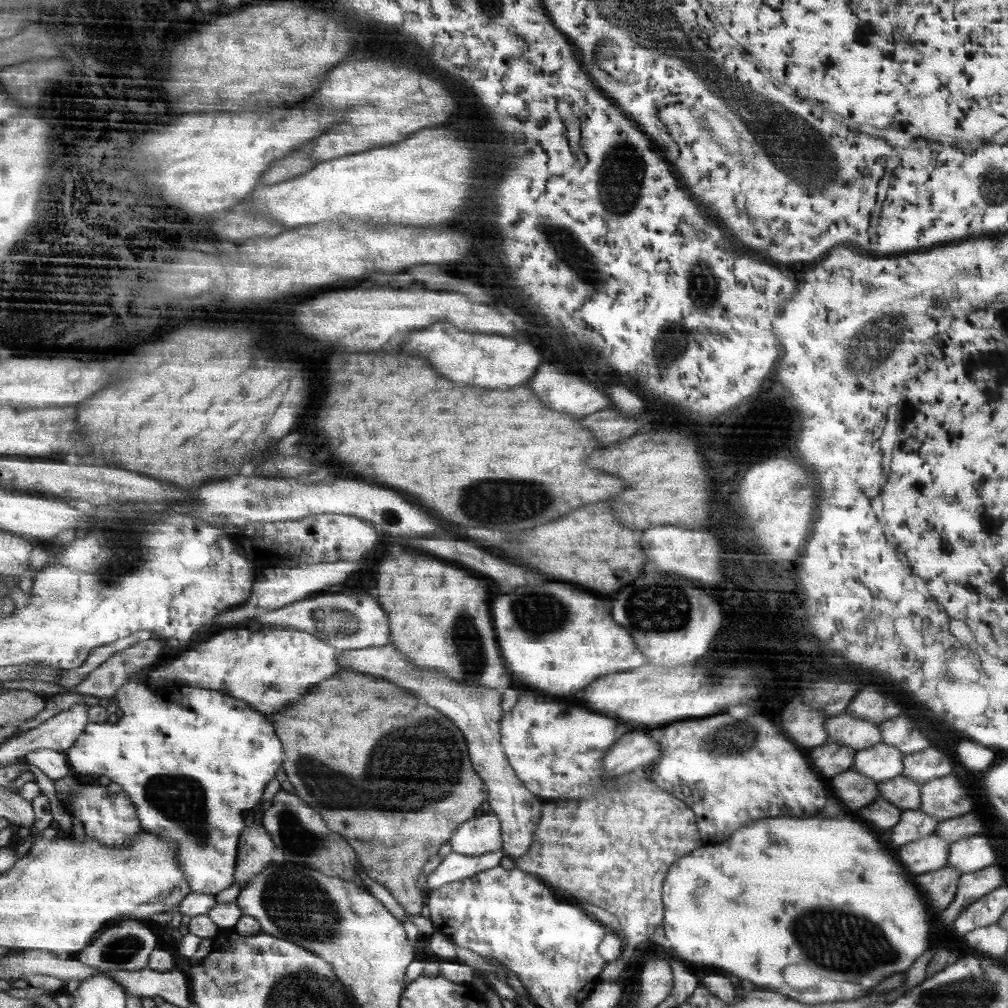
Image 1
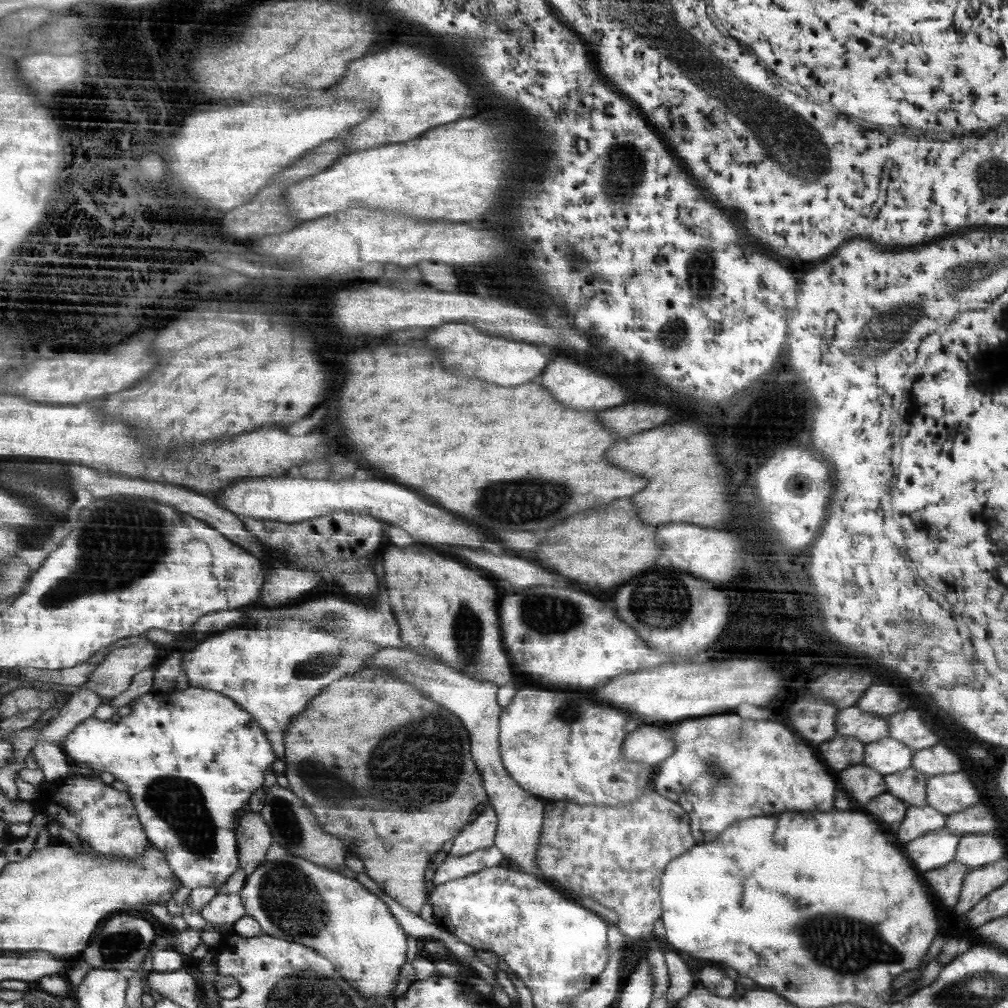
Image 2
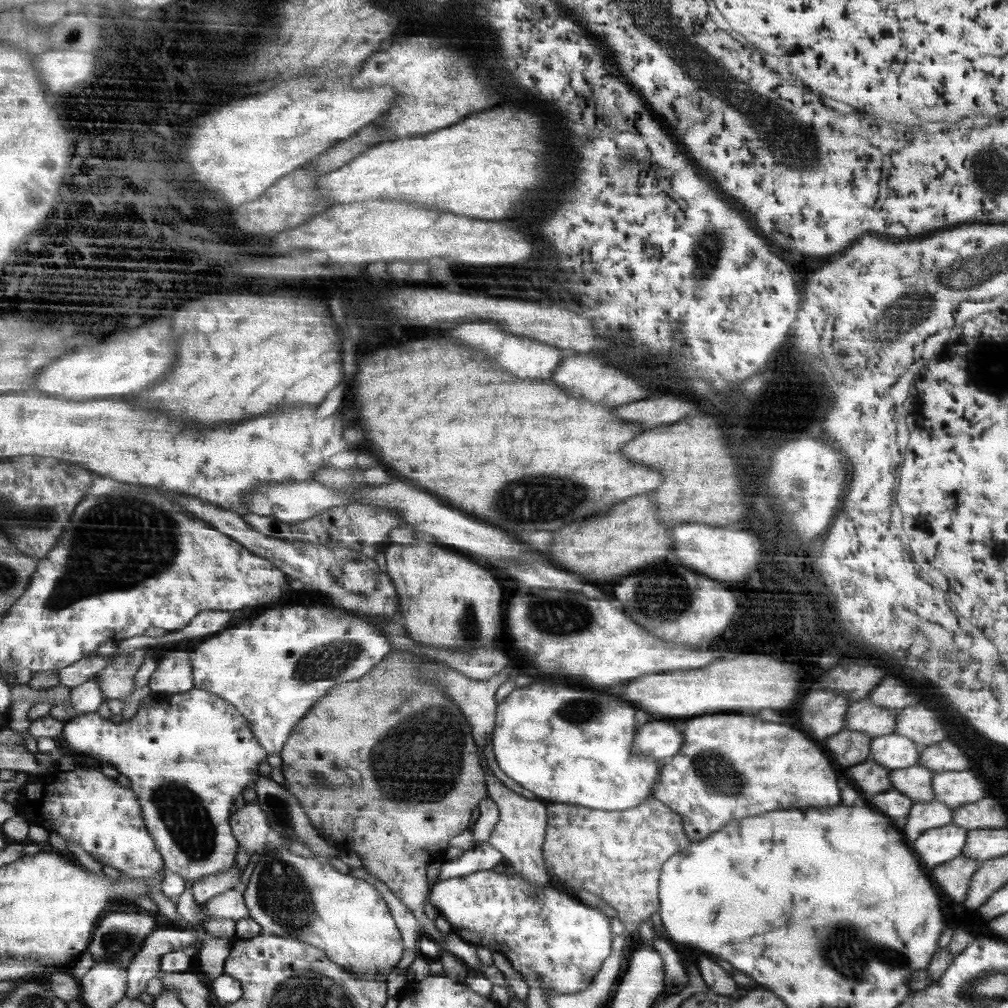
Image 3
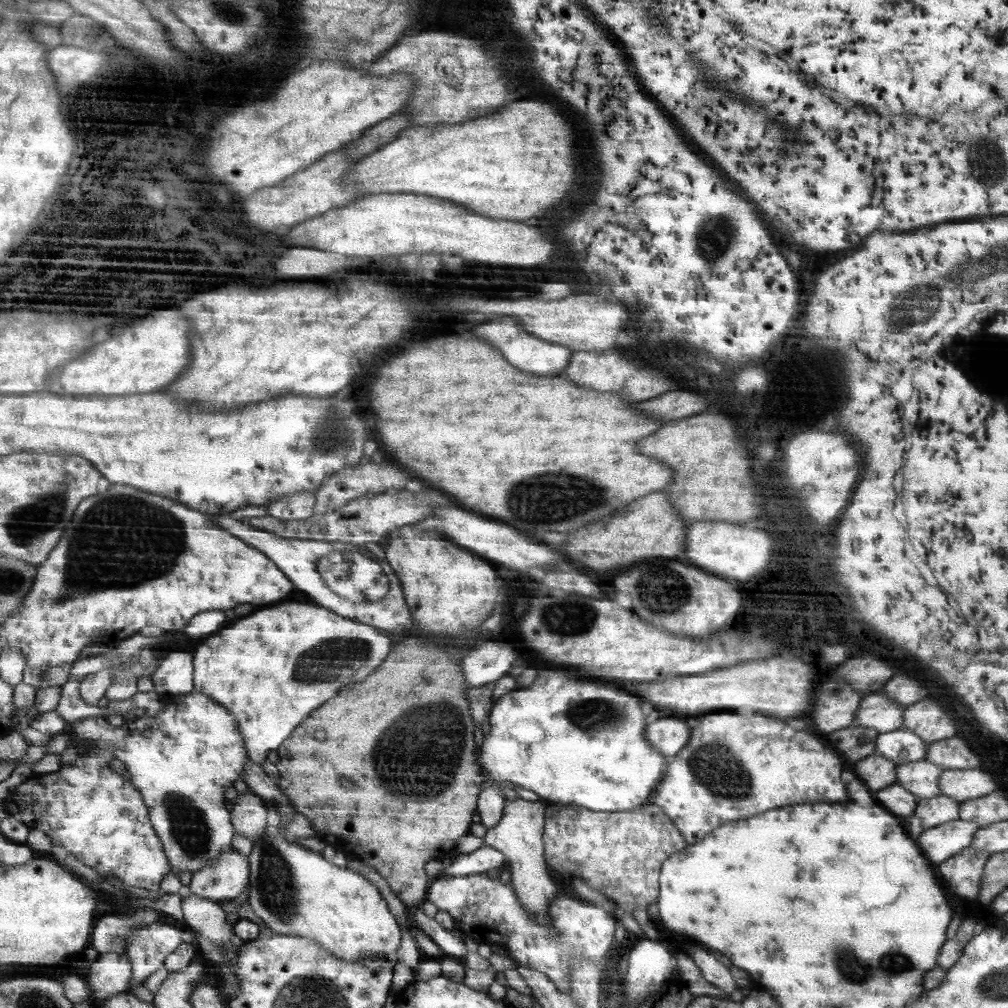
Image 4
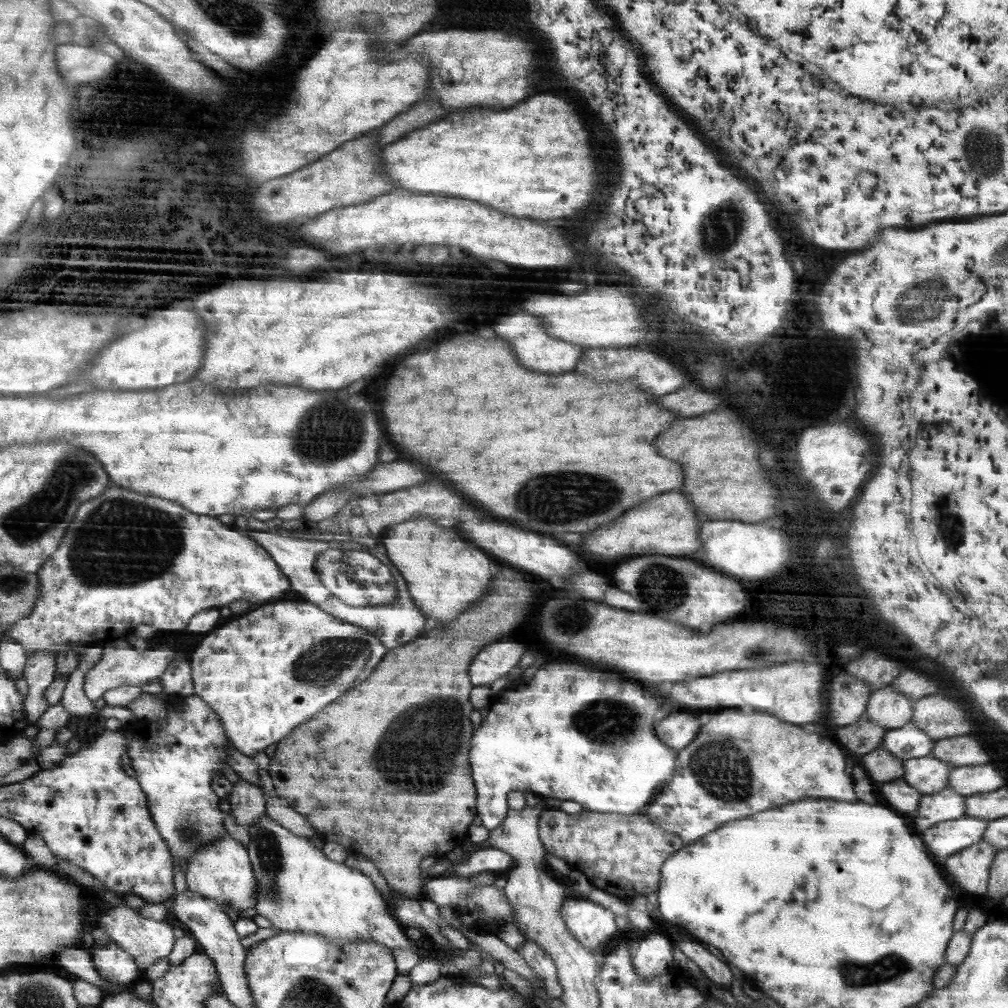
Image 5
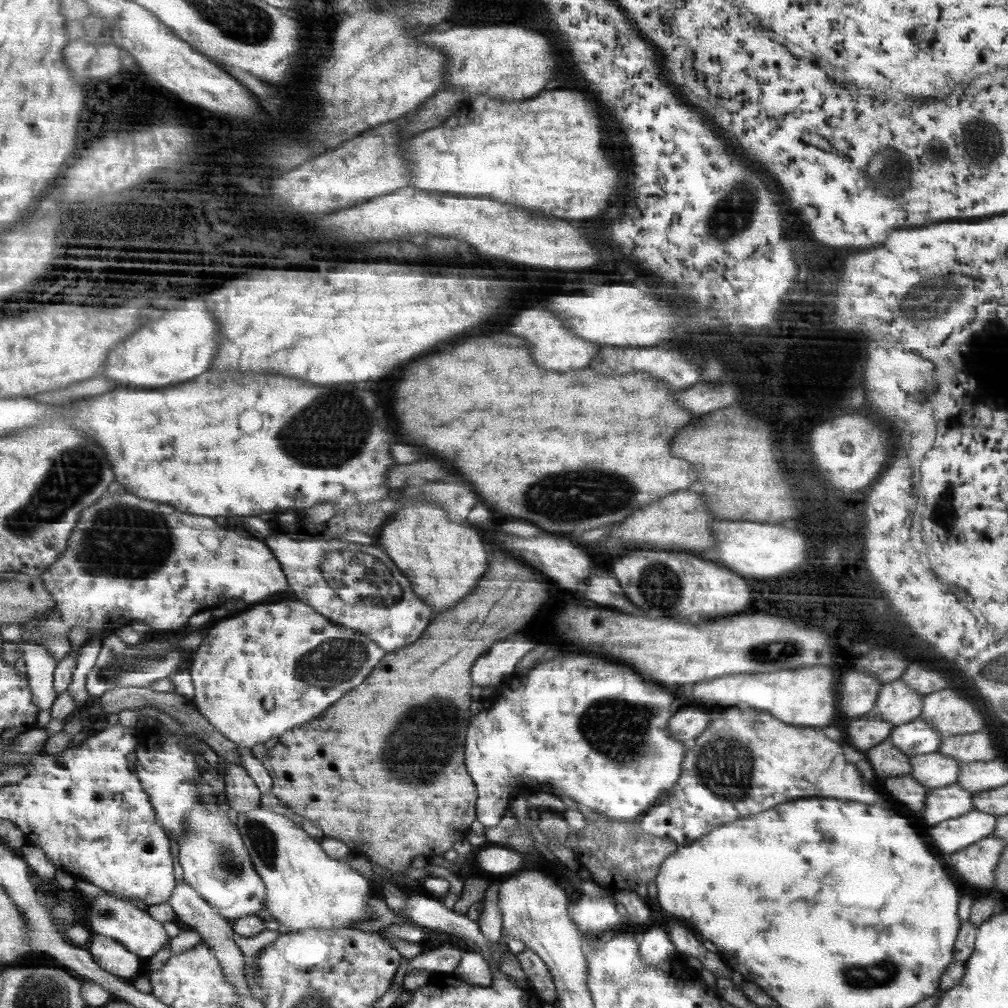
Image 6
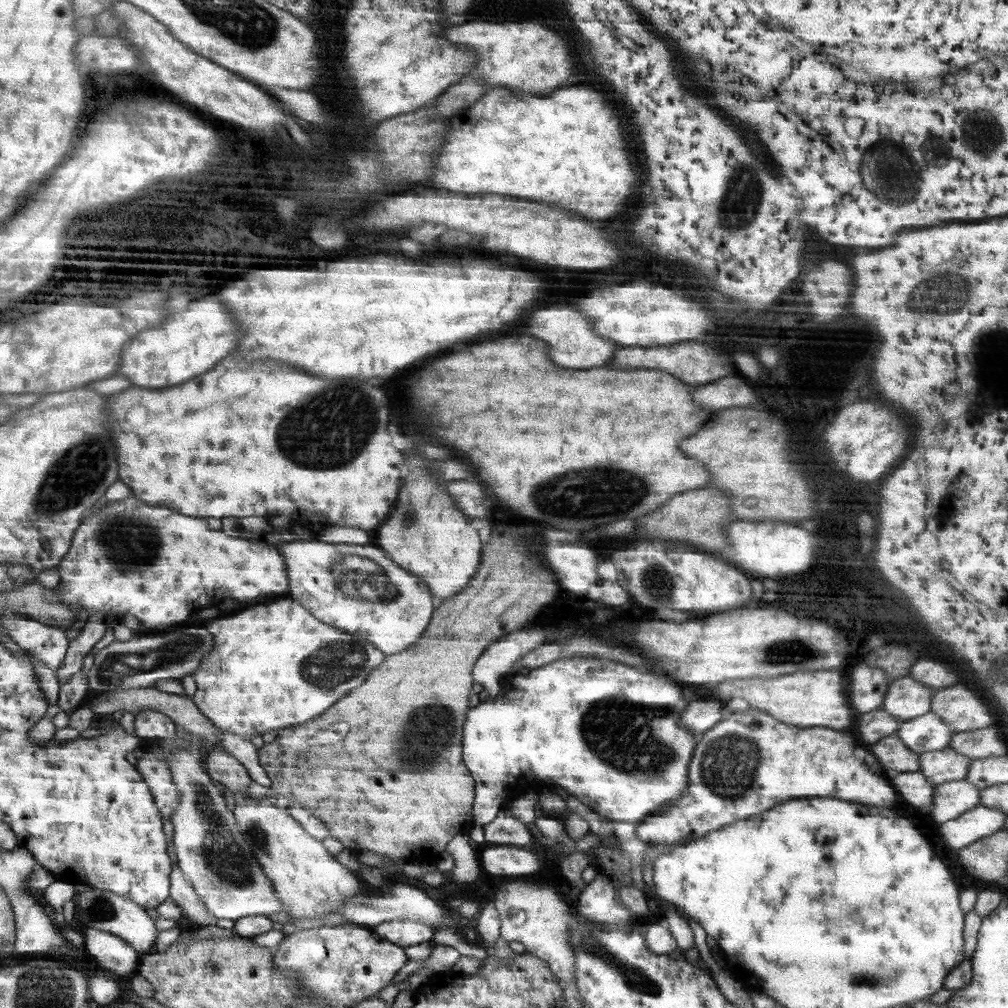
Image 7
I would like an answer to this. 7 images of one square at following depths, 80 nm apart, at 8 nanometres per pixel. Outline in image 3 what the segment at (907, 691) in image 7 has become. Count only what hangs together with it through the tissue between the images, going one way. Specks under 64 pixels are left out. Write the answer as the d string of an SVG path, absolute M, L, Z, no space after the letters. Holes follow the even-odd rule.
M863 698L848 704L842 729L862 732L870 738L885 736L895 730L895 710L879 708Z

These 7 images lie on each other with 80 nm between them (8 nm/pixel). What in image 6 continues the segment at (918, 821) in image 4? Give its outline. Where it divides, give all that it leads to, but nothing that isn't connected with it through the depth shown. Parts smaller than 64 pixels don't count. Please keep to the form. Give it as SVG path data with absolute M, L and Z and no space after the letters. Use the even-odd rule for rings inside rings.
M956 782L941 788L928 790L921 812L923 826L935 826L940 822L961 817L973 810L973 793L963 790Z

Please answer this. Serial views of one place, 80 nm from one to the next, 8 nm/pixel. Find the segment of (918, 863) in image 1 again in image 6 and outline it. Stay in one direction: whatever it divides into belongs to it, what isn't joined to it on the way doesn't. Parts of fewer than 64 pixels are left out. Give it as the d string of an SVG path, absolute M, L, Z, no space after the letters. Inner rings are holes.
M973 810L961 817L940 822L927 830L927 838L941 854L951 854L992 833L995 816Z

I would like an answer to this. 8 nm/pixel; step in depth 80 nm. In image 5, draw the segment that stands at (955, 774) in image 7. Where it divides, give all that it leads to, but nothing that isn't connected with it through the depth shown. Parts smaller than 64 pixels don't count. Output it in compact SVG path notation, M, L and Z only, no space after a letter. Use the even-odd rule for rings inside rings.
M931 754L902 761L902 766L902 779L921 795L939 792L946 786L950 767Z

